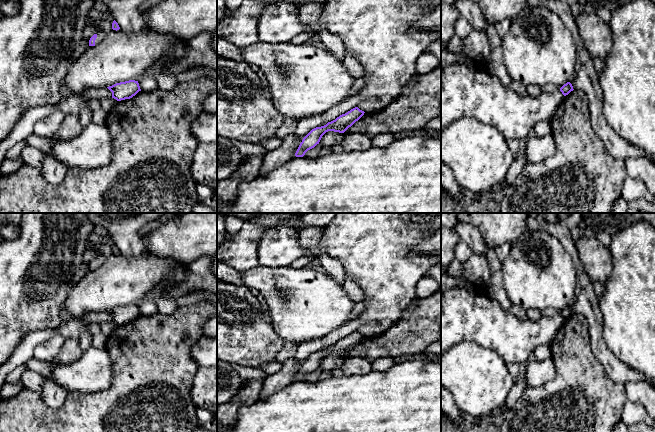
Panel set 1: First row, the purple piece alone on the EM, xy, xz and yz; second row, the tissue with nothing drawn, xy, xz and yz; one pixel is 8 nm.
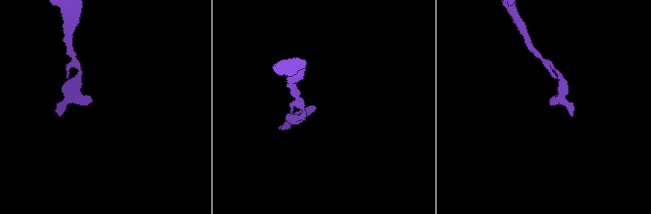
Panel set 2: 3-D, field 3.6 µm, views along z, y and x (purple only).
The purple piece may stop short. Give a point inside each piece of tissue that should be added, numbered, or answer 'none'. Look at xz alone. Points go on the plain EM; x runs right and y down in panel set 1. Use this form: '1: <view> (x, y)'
none

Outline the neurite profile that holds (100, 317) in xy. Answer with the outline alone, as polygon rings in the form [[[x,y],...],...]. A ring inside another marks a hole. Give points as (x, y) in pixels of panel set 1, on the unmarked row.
[[[96,312],[84,315],[83,318],[78,321],[87,324],[92,322],[112,322],[112,316],[108,312]]]

